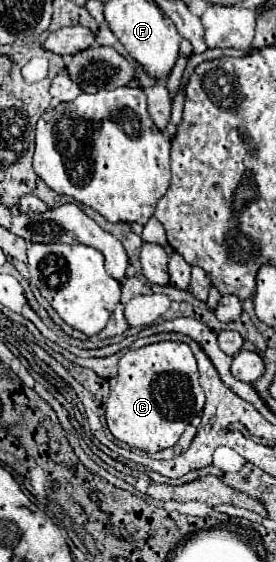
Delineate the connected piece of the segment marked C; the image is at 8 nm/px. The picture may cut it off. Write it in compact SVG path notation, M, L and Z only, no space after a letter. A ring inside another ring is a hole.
M163 341L129 349L119 359L119 373L111 381L111 393L105 403L105 419L113 437L133 449L155 453L173 447L189 421L203 411L205 395L199 385L195 357L185 343Z

